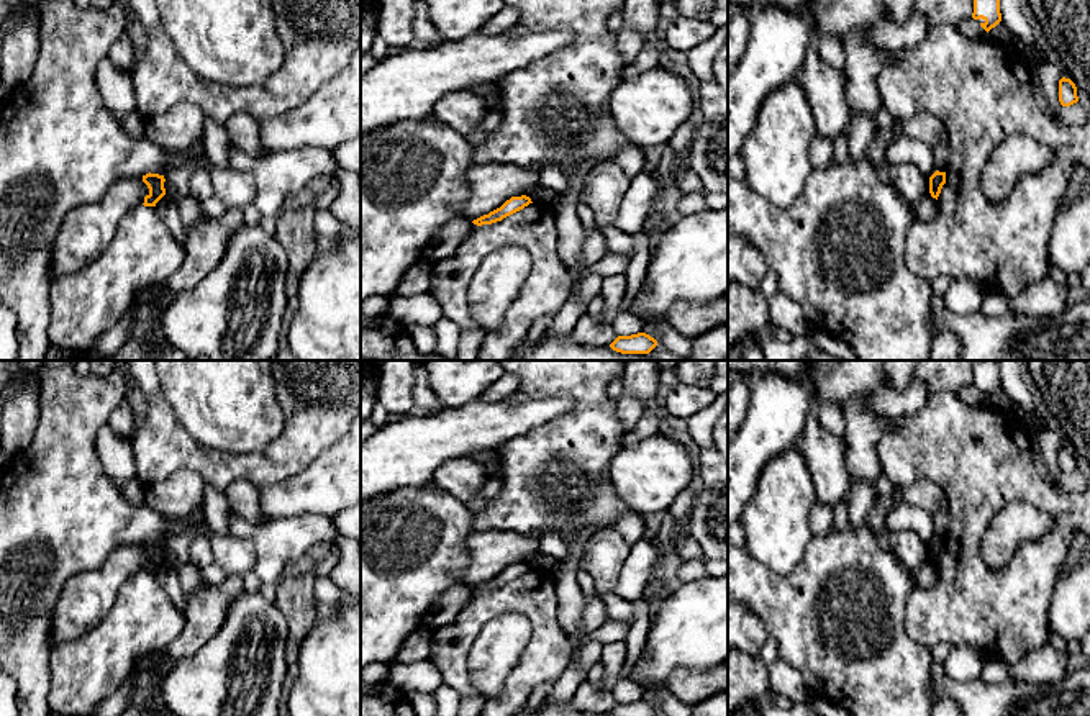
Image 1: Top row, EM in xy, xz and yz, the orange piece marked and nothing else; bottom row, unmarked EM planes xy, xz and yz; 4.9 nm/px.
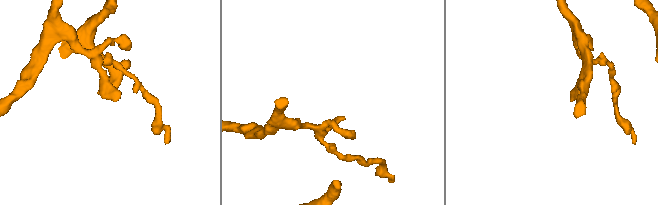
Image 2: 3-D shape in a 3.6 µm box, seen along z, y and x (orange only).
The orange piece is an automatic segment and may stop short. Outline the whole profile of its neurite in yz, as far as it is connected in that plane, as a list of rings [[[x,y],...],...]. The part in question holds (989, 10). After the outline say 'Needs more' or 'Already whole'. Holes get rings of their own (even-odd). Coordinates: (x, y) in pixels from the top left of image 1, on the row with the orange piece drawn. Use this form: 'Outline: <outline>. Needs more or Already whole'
Outline: [[[974,0],[972,18],[982,18],[980,26],[988,33],[1001,21],[1000,0]]]. Already whole

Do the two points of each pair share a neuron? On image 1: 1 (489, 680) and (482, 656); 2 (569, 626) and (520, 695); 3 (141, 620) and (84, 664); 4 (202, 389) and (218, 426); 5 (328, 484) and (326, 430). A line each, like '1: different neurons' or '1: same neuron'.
1: same neuron
2: different neurons
3: same neuron
4: same neuron
5: different neurons

